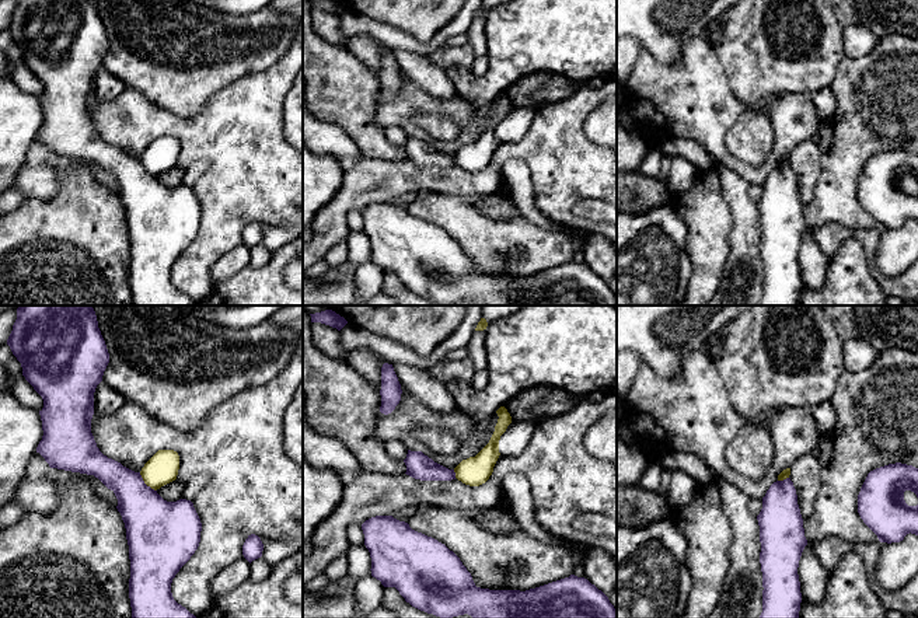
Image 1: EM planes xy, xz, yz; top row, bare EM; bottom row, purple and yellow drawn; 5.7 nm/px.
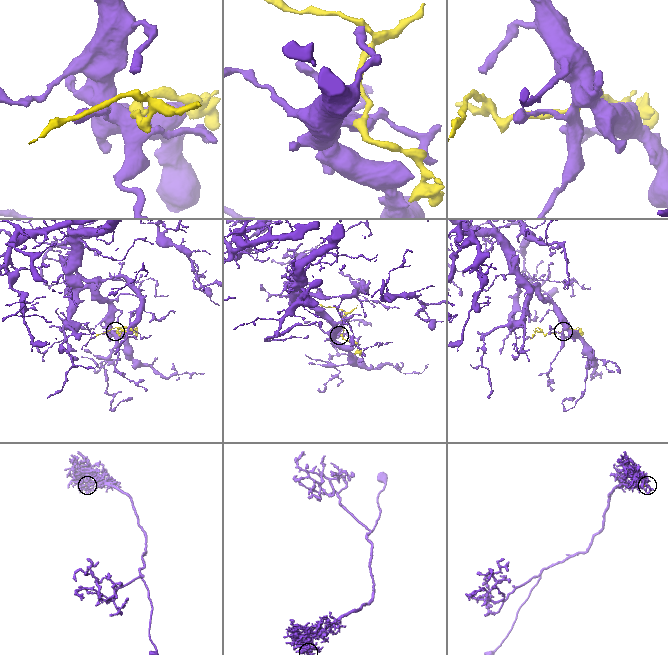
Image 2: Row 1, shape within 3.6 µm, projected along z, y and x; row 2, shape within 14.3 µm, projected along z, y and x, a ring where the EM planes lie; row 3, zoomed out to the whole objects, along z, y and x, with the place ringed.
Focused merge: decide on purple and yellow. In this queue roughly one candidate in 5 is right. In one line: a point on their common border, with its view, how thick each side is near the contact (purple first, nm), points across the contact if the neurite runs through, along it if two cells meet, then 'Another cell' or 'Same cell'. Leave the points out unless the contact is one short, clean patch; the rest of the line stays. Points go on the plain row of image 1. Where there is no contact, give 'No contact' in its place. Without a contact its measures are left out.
Touches purple at xy (145, 170). Thickness 320 nm (purple) against 180 nm. Boundary: xy (139, 159), (142, 166), (156, 177). Another cell

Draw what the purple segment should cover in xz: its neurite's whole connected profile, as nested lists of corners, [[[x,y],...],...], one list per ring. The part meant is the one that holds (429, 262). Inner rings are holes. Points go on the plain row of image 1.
[[[376,202],[362,210],[371,244],[371,262],[395,273],[412,293],[440,304],[468,300],[474,305],[617,305],[608,283],[584,263],[569,263],[530,275],[477,273],[460,244],[437,226],[418,219],[392,202]]]

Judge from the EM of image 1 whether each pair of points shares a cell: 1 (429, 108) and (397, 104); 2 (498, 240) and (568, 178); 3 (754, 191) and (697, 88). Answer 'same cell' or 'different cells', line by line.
1: same cell
2: different cells
3: different cells

